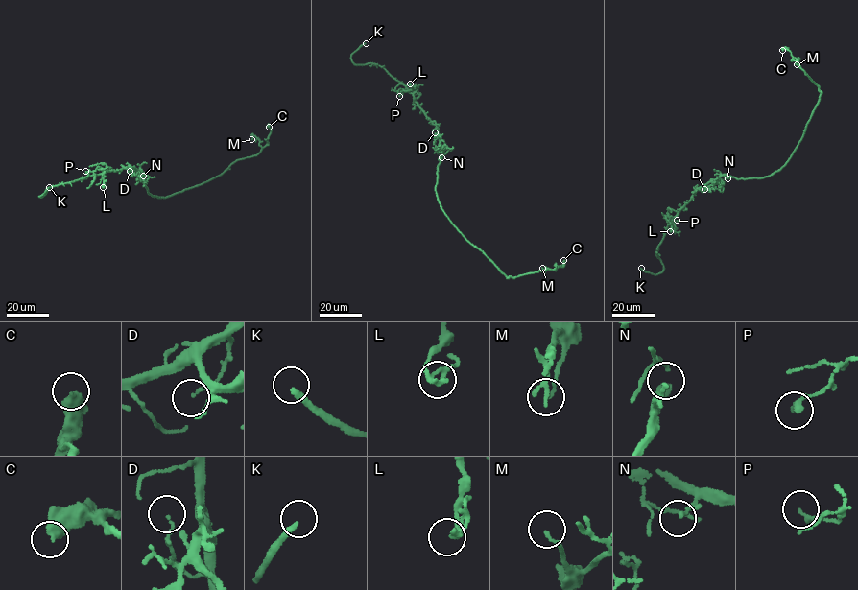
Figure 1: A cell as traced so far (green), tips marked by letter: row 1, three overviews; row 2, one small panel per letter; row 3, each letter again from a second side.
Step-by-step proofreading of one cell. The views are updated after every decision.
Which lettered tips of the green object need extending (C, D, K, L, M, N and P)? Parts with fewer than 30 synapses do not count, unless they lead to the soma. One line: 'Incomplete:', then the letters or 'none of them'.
Incomplete: K

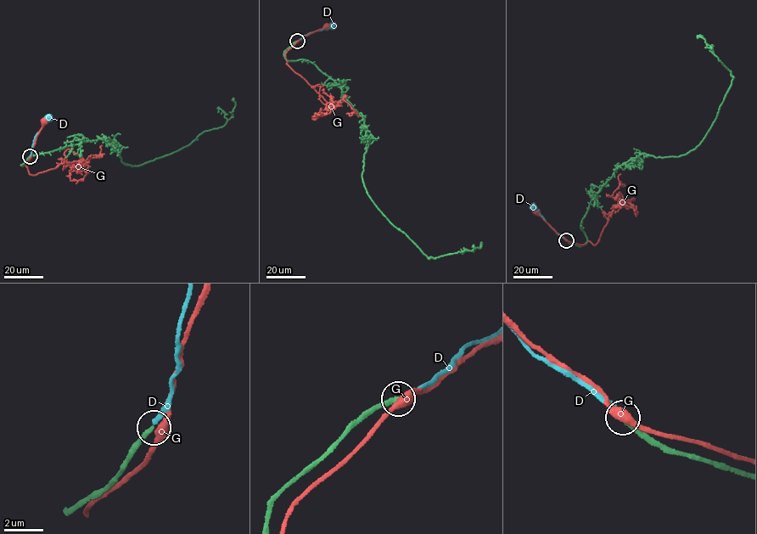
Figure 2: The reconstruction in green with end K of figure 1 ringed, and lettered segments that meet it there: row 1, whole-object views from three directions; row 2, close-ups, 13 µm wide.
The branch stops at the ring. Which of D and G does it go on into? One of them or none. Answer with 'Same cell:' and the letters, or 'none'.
Same cell: none

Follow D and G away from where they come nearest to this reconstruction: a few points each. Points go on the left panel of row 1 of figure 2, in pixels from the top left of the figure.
D: (30, 156), (36, 134), (48, 118)
G: (30, 156), (44, 120)

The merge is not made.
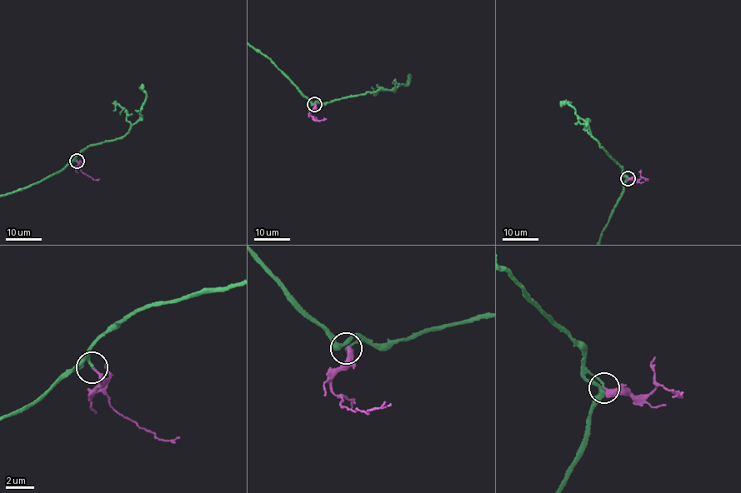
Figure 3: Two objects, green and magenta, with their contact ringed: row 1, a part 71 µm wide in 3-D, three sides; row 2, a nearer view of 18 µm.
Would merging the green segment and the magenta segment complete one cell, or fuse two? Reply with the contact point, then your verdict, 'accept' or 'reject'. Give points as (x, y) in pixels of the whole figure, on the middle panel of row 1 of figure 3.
place (314, 104); accept

